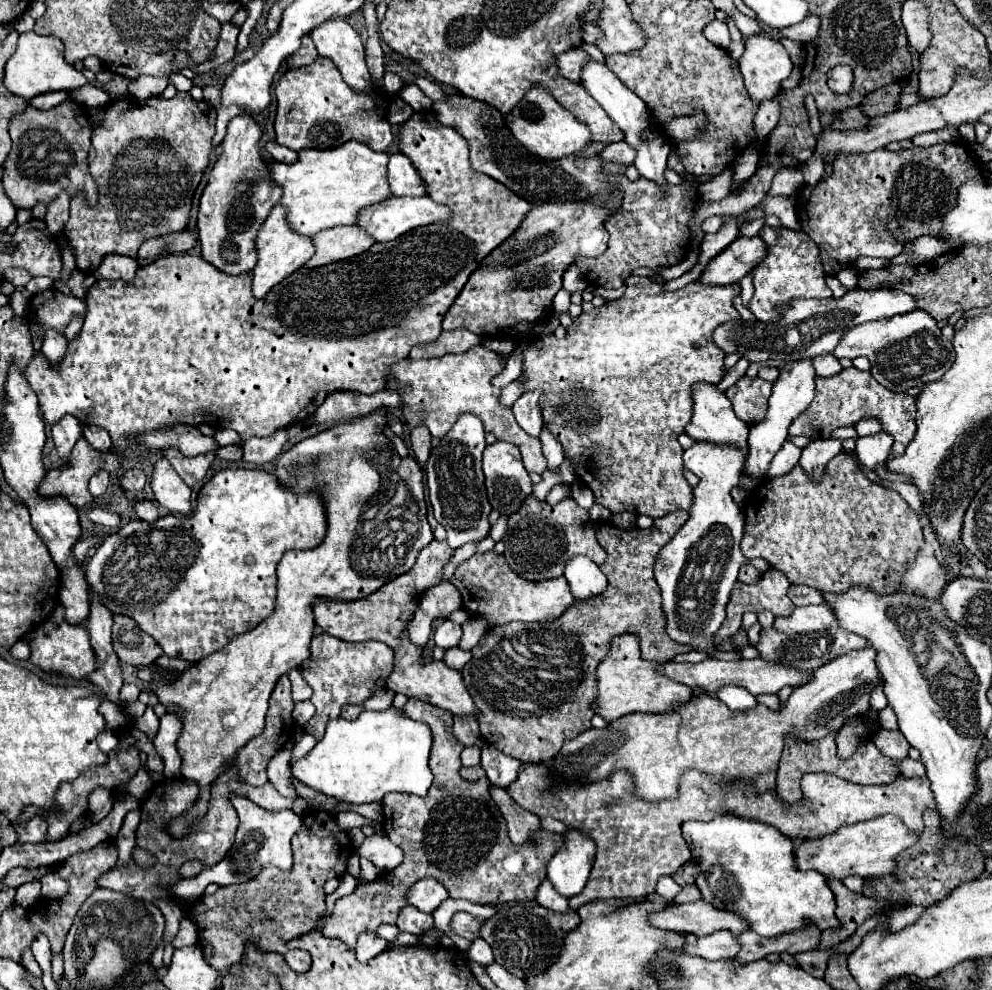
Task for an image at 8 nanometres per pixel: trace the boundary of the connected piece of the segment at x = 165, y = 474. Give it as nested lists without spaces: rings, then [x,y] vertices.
[[[158,459],[154,463],[154,473],[152,473],[152,491],[156,501],[168,509],[170,513],[178,513],[178,515],[190,515],[192,513],[192,491],[186,483],[182,483],[182,479],[178,477],[178,473],[168,465],[168,461]]]

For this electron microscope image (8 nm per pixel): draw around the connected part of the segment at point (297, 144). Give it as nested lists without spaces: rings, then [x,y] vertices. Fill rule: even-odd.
[[[318,57],[312,65],[296,71],[286,71],[276,89],[276,141],[292,151],[300,149],[334,149],[342,143],[356,139],[374,151],[388,151],[394,135],[386,121],[386,99],[376,95],[352,93],[340,77],[336,65],[326,57]]]

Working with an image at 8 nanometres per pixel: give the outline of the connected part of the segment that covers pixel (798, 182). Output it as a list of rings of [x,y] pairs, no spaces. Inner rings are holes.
[[[786,167],[777,171],[768,195],[796,195],[804,186],[803,174],[798,167]]]

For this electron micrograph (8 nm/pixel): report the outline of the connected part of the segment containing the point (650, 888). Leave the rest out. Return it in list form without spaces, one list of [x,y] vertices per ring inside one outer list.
[[[524,763],[520,767],[520,775],[518,779],[506,787],[508,795],[522,805],[524,809],[528,809],[530,813],[538,815],[538,817],[548,817],[552,815],[554,819],[560,819],[564,825],[568,827],[580,827],[584,829],[598,847],[596,853],[596,861],[594,861],[594,869],[590,873],[588,885],[584,887],[582,893],[578,893],[576,897],[570,897],[570,909],[578,909],[584,903],[590,903],[594,899],[642,899],[654,893],[656,883],[662,875],[674,875],[678,871],[678,867],[686,865],[688,861],[694,859],[692,849],[688,847],[688,843],[682,837],[682,823],[688,819],[700,819],[700,821],[710,821],[716,815],[728,813],[728,815],[736,815],[742,819],[754,819],[754,821],[762,821],[766,825],[776,827],[784,837],[788,839],[816,839],[816,837],[824,837],[830,835],[834,831],[838,831],[842,825],[852,825],[852,823],[860,823],[860,821],[868,821],[868,819],[876,819],[880,815],[898,815],[904,825],[908,825],[908,829],[912,833],[916,833],[918,837],[924,831],[924,821],[922,821],[922,813],[924,809],[938,809],[932,789],[930,789],[930,781],[928,777],[896,777],[894,783],[888,785],[856,785],[850,781],[844,781],[836,775],[828,775],[828,773],[808,773],[802,777],[800,783],[802,789],[802,803],[784,803],[782,797],[778,797],[778,793],[774,791],[766,791],[766,793],[758,793],[756,787],[752,785],[752,781],[746,779],[732,779],[732,777],[722,777],[720,781],[712,779],[708,773],[700,773],[696,769],[688,769],[682,773],[680,777],[680,785],[678,785],[678,797],[676,799],[664,799],[664,801],[644,801],[634,793],[634,783],[632,783],[632,775],[626,769],[618,769],[614,771],[610,777],[596,781],[596,783],[564,783],[560,781],[552,769],[550,763]]]

